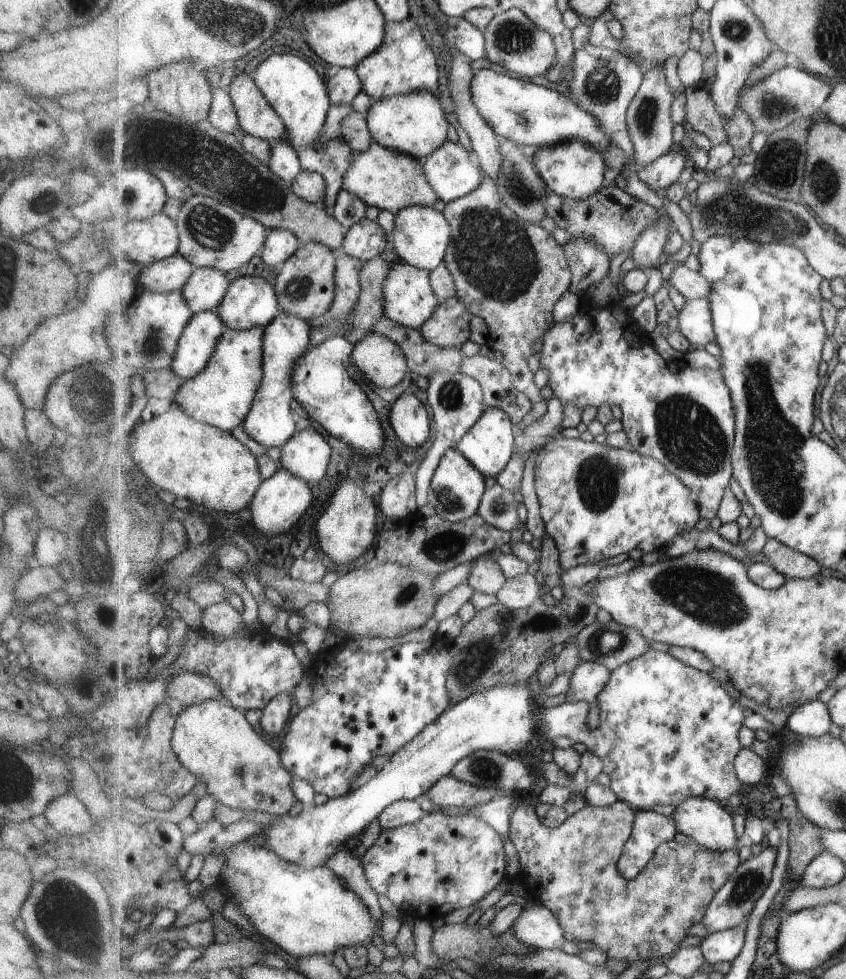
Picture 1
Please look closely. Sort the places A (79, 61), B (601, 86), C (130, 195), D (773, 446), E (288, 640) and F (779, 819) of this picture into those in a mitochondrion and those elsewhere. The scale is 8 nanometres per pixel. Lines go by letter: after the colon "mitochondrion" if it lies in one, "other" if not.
A: other
B: mitochondrion
C: mitochondrion
D: mitochondrion
E: other
F: other

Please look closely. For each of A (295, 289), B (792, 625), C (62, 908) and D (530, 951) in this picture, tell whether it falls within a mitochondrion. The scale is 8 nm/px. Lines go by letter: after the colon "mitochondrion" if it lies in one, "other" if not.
A: mitochondrion
B: other
C: mitochondrion
D: other

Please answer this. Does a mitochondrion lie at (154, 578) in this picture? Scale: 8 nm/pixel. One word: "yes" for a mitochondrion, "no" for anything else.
no

